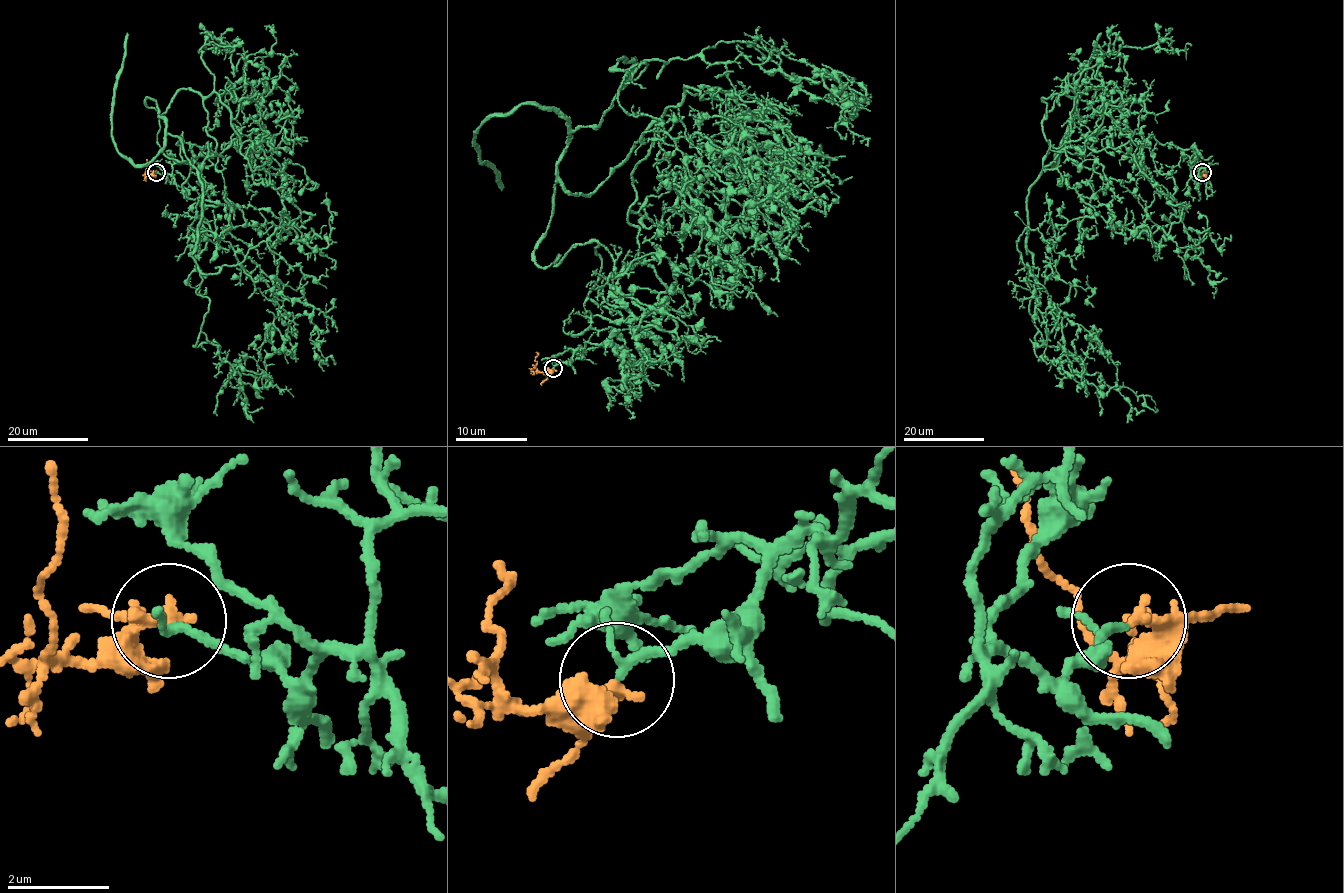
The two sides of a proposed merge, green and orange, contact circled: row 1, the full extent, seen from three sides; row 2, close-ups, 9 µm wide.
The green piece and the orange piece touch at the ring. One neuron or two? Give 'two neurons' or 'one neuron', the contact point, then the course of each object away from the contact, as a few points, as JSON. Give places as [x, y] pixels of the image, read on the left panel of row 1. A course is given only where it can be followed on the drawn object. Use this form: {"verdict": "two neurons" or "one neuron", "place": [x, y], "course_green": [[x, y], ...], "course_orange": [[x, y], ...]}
{"verdict": "one neuron", "place": [156, 172], "course_green": [[156, 172], [212, 152], [182, 135], [169, 159], [148, 98], [201, 186], [193, 346], [262, 407]], "course_orange": [[156, 172], [147, 175], [147, 159]]}

